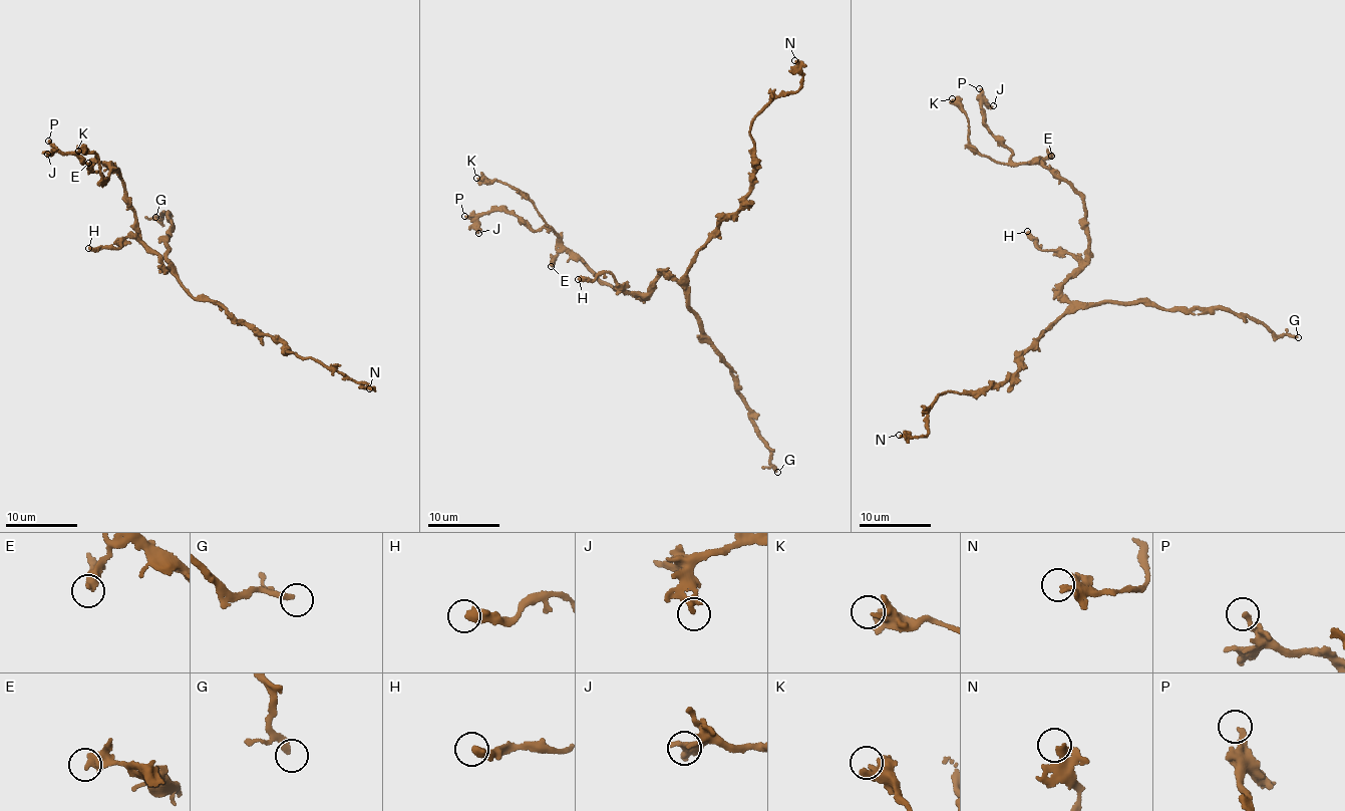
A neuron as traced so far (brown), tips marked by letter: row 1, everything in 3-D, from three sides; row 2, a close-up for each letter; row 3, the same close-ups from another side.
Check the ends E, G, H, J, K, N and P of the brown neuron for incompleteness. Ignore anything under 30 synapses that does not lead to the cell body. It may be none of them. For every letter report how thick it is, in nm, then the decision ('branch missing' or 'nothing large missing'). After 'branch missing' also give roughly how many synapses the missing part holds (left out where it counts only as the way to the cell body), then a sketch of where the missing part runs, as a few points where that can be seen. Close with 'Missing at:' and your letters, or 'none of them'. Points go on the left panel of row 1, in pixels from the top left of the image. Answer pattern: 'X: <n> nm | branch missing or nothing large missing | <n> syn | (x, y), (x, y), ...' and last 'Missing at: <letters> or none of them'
E: 360 nm | nothing large missing
G: 300 nm | nothing large missing
H: 400 nm | branch missing | 30 syn | (88, 248), (70, 228)
J: 320 nm | nothing large missing
K: 180 nm | nothing large missing
N: 200 nm | nothing large missing
P: 220 nm | nothing large missing
Missing at: H

